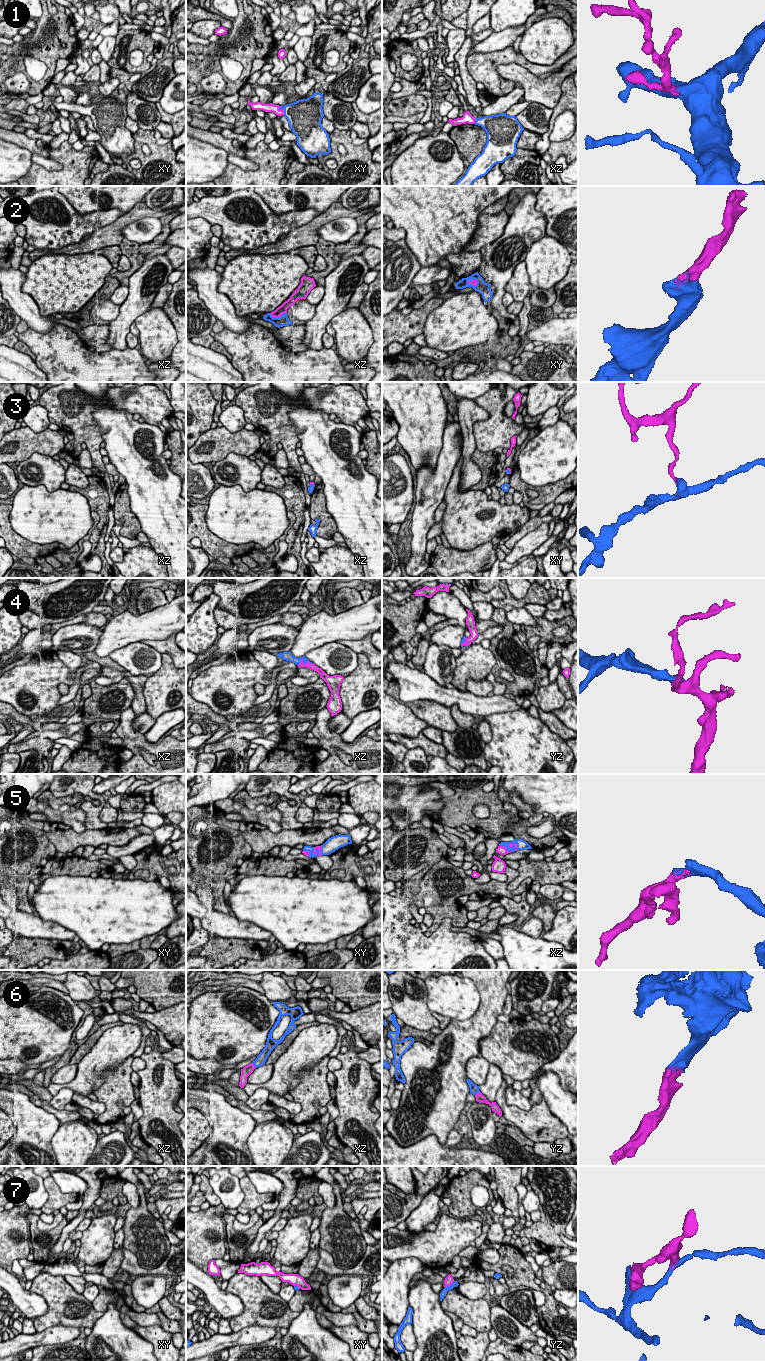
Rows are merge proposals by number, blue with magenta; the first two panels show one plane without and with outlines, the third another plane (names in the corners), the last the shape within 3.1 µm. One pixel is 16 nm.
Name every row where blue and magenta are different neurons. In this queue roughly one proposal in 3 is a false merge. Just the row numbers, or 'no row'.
7

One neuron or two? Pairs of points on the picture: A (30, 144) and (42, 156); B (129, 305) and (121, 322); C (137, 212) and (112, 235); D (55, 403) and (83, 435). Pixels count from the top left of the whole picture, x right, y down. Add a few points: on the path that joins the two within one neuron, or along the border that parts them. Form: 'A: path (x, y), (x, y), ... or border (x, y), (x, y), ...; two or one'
A: path (33, 147), (39, 153); one
B: path (129, 309), (125, 318); one
C: path (130, 217), (116, 228); one
D: path (63, 409), (81, 427); one

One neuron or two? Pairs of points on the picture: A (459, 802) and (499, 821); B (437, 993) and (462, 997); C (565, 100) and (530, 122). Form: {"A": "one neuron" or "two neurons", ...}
{"A": "one neuron", "B": "one neuron", "C": "two neurons"}

